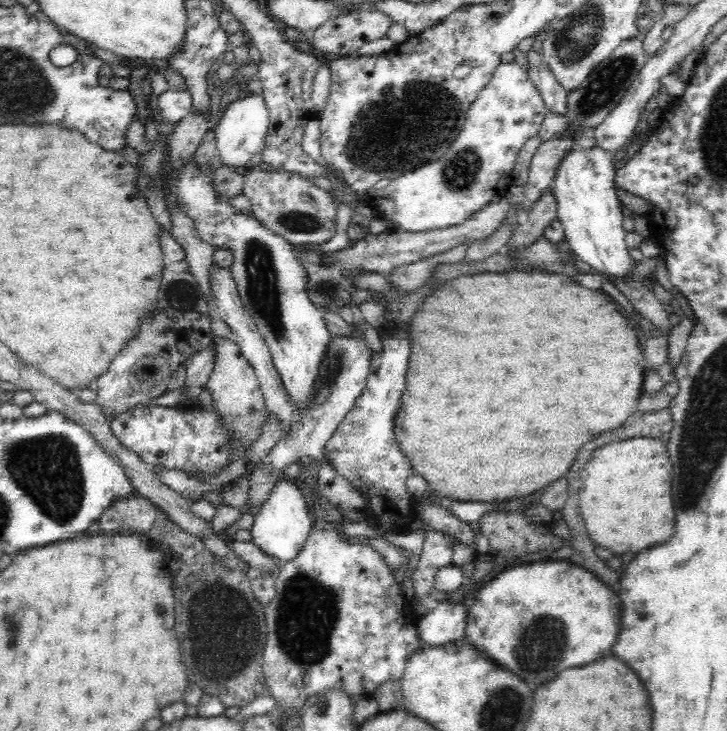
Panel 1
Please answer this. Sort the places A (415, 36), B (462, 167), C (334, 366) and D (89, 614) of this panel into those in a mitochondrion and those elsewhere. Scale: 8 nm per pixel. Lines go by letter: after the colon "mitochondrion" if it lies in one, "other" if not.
A: other
B: mitochondrion
C: mitochondrion
D: other

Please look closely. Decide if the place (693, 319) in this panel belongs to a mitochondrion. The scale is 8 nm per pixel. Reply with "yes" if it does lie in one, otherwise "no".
no

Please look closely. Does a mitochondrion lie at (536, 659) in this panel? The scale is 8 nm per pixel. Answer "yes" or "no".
yes

